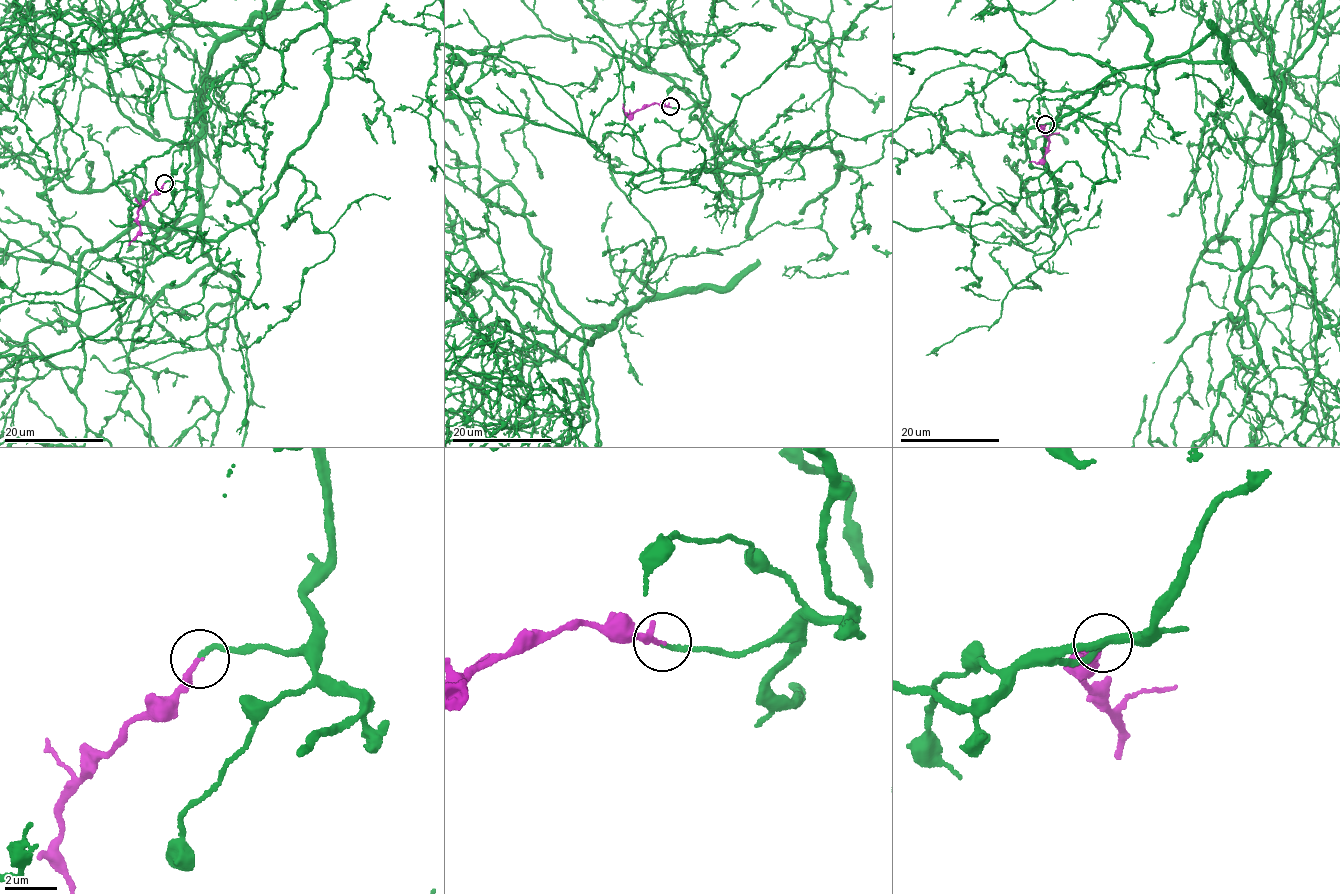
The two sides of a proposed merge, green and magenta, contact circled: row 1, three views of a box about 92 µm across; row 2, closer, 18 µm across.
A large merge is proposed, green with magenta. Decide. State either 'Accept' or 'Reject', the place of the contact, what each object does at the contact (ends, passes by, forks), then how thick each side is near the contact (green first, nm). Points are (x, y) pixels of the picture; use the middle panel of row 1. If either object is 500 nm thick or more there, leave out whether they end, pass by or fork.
Accept. Place: (670, 106). At the ring green ends. At the ring magenta passes by. Thickness 200 nm (green) against 160 nm

